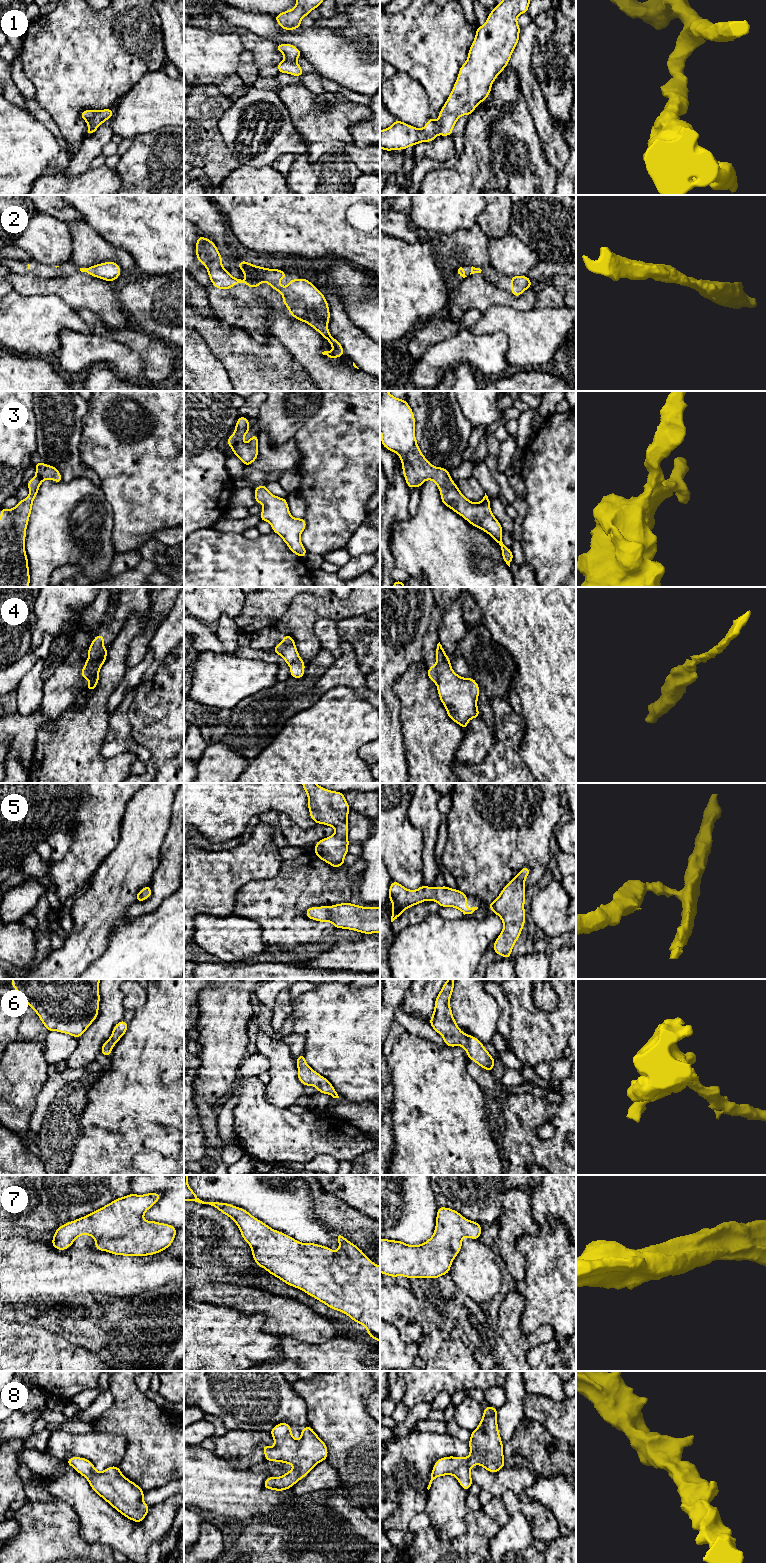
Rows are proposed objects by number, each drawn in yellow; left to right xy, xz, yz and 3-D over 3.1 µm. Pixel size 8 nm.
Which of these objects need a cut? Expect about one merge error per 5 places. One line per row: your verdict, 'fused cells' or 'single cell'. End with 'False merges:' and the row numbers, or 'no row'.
1: single cell
2: single cell
3: single cell
4: fused cells
5: single cell
6: single cell
7: single cell
8: single cell
False merges: 4

